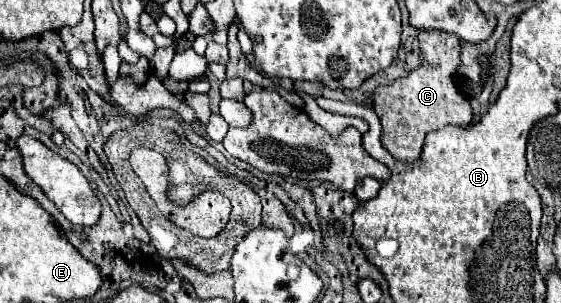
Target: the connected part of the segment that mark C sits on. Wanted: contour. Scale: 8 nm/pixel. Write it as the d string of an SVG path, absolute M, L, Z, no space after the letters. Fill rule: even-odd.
M423 30L419 34L419 48L427 64L423 64L417 72L411 72L409 76L393 82L391 86L381 86L375 90L373 110L377 110L377 116L381 120L383 132L381 132L381 144L383 148L401 162L411 164L419 158L423 152L423 142L427 132L457 124L467 126L473 118L469 100L457 86L457 64L459 64L459 38L455 34L447 32L427 32Z

